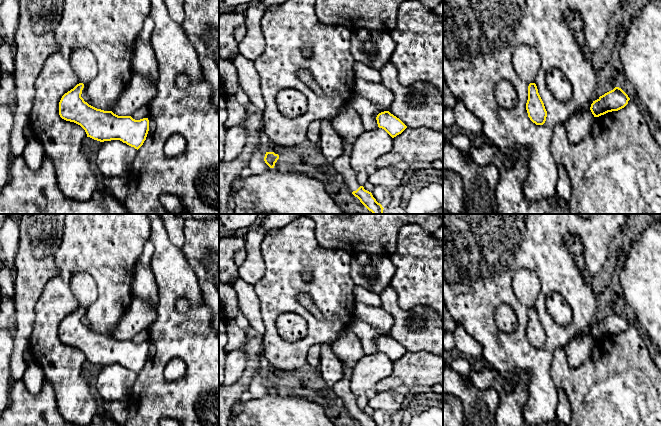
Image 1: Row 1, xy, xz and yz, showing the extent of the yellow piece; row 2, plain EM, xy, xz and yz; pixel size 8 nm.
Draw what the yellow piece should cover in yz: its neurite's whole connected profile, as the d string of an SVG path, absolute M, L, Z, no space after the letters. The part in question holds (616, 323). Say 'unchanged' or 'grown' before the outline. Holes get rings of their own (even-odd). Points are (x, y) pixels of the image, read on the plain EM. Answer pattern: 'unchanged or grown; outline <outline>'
unchanged; outline M615 311L613 314L593 325L590 334L594 341L599 341L608 336L618 335L624 332L629 324L630 322L621 312Z

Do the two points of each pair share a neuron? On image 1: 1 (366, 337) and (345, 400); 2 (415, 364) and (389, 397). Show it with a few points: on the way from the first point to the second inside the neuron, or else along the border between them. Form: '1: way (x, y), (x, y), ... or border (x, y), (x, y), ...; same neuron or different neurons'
1: way (369, 353), (369, 370), (356, 384); same neuron
2: border (411, 390), (405, 387), (395, 387), (377, 393); different neurons

